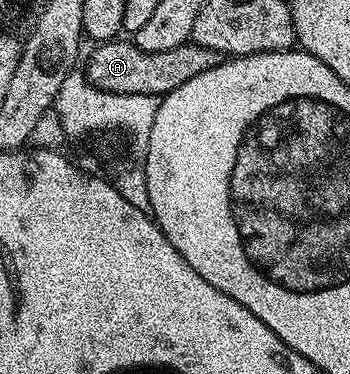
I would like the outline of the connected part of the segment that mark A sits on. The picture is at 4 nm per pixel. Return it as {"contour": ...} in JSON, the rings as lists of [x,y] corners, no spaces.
{"contour":[[[104,41],[96,45],[87,62],[87,68],[85,67],[85,75],[90,83],[111,93],[149,94],[162,97],[179,89],[197,74],[203,74],[205,70],[222,64],[225,59],[222,53],[201,47],[194,42],[173,47],[171,50],[145,51],[132,41],[121,41]]]}

